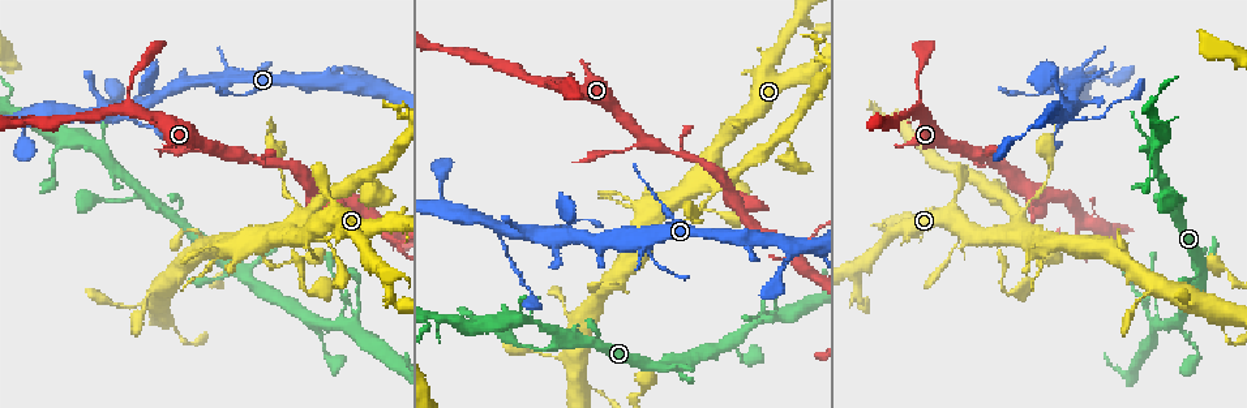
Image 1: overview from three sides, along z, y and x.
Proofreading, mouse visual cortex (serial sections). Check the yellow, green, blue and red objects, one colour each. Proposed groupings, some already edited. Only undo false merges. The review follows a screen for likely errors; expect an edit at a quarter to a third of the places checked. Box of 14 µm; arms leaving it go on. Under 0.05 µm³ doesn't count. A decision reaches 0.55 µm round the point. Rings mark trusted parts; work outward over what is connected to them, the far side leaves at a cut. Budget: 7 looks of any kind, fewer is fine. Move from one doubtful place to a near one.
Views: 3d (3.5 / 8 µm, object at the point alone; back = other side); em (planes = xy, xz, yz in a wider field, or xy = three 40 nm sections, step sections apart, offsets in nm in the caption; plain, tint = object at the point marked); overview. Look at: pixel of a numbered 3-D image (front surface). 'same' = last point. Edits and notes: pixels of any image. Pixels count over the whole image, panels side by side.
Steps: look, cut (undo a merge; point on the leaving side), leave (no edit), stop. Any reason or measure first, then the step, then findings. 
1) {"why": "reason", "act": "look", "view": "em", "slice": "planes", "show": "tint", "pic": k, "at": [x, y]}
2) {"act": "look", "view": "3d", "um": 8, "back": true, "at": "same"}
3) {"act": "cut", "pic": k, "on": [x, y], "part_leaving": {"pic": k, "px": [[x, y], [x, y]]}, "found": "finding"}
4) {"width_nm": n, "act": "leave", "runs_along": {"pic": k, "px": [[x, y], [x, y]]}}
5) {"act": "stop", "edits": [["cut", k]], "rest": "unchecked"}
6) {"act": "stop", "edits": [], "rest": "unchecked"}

{"why": "arms part here", "act": "look", "view": "3d", "um": 3.5, "pic": 1, "at": [1084, 221]}

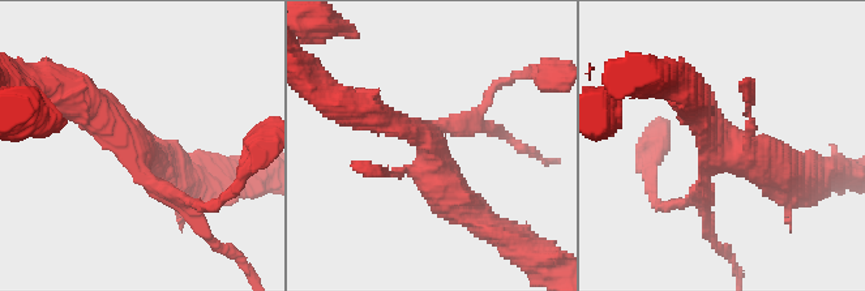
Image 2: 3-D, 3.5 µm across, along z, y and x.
{"why": "now the EM", "act": "look", "view": "em", "slice": "planes", "show": "tint", "pic": 2, "at": [431, 143]}

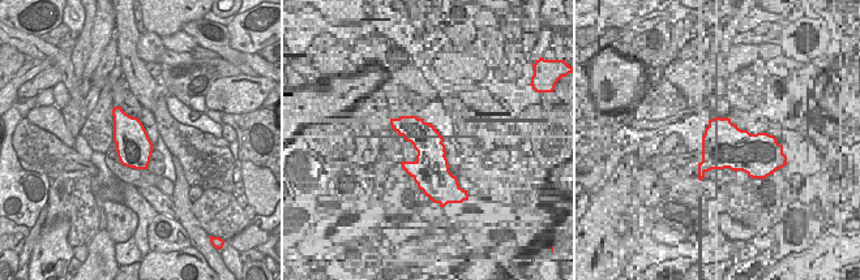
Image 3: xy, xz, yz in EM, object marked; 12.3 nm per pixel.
{"why": "cut it another way", "act": "look", "view": "em", "slice": "xy", "step": 2, "show": "tint", "at": "same"}

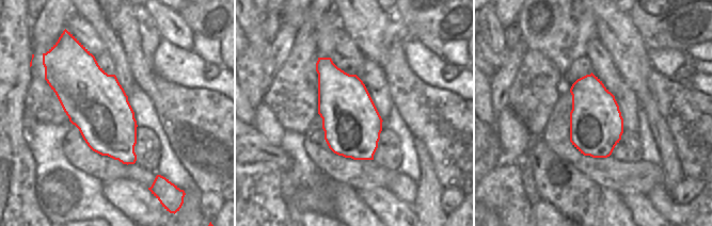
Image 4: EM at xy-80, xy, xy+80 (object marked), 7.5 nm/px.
{"act": "leave", "runs_along": {"pic": 2, "px": [[367, 112], [431, 145], [471, 212]]}, "found": "one cell here"}

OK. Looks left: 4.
{"why": "thick turns thin", "act": "look", "view": "3d", "um": 8, "pic": 1, "at": [348, 325]}

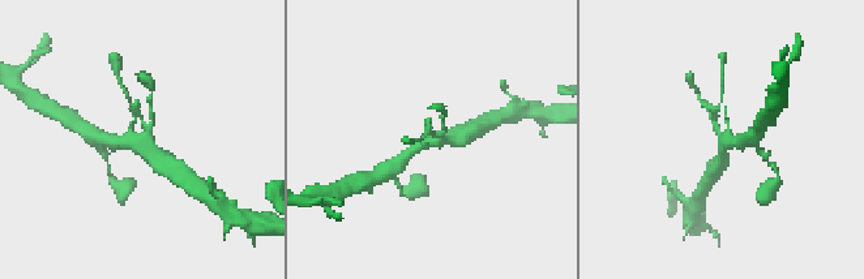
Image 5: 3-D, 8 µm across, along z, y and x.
{"why": "shape alone is not enough", "act": "look", "view": "em", "slice": "xy", "step": 1, "show": "tint", "pic": 5, "at": [428, 140]}

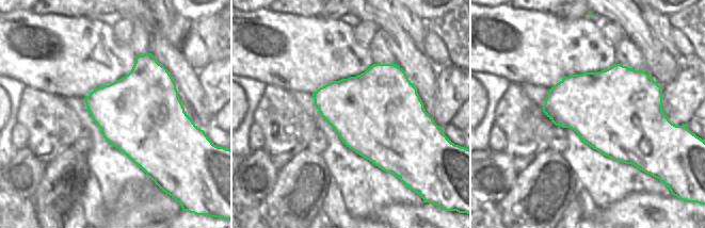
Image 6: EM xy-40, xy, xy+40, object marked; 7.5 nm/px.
{"act": "leave", "runs_along": {"pic": 5, "px": [[396, 164], [419, 145], [461, 138]]}, "found": "all the same cell"}

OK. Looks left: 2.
{"act": "look", "view": "3d", "um": 3.5, "pic": 1, "at": [998, 251]}

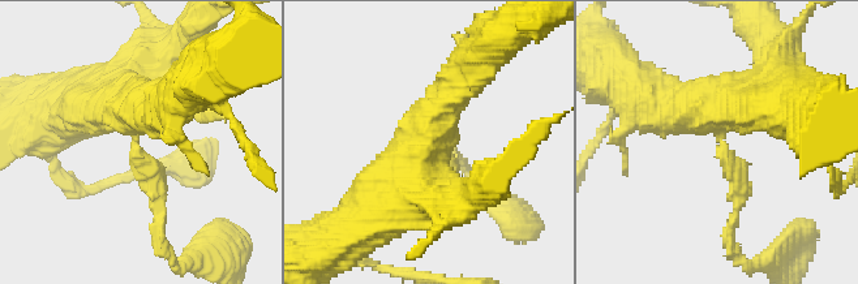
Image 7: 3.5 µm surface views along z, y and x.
{"act": "look", "view": "em", "slice": "xy", "step": 1, "show": "tint", "pic": 7, "at": [724, 143]}

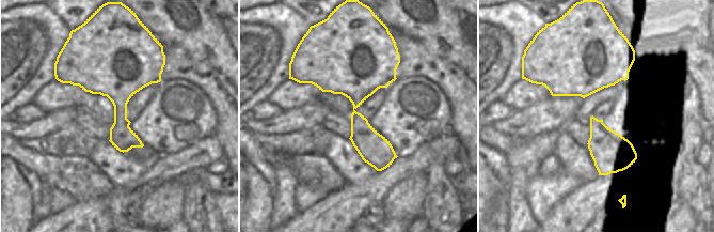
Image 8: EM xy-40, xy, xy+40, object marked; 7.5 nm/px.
{"act": "leave", "found": "continuous, no second cell"}

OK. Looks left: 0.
{"act": "stop", "edits": [], "rest": "unchecked"}

